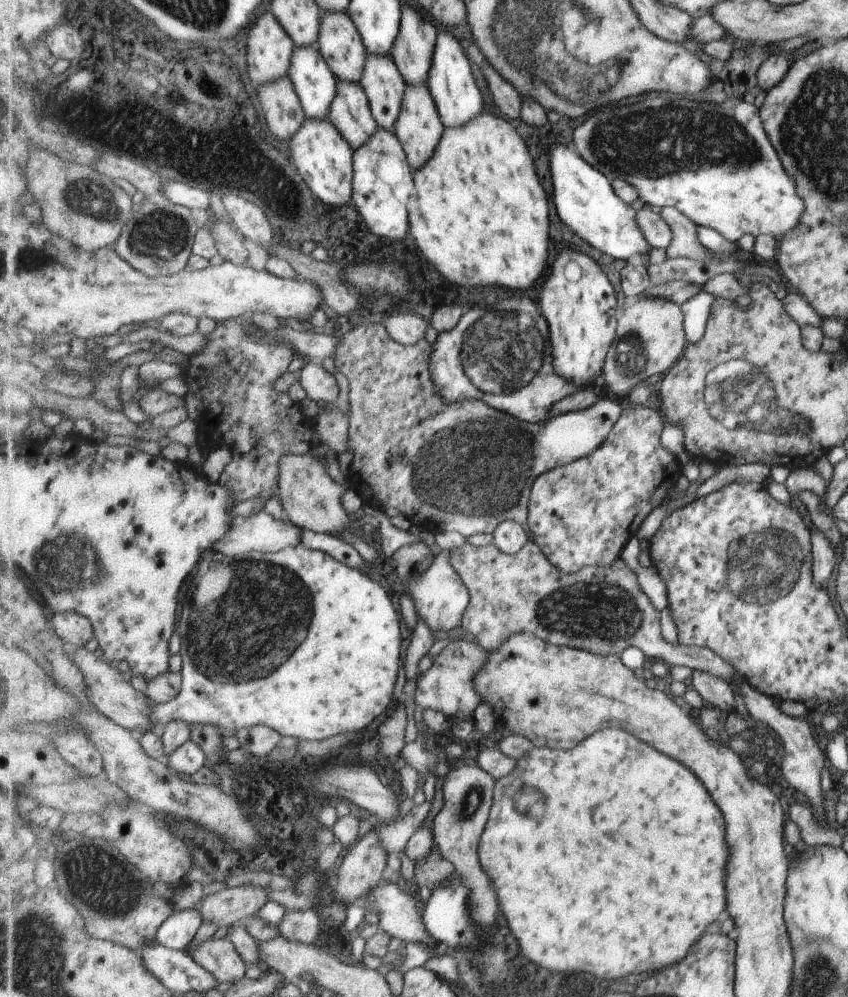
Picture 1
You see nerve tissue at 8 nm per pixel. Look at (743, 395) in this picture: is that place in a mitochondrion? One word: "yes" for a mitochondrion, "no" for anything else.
yes

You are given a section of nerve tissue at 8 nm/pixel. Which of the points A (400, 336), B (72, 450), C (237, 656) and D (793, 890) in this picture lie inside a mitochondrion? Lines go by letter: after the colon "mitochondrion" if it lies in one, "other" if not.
A: other
B: other
C: mitochondrion
D: other

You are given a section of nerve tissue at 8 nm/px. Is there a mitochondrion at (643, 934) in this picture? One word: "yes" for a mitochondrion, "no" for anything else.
no

